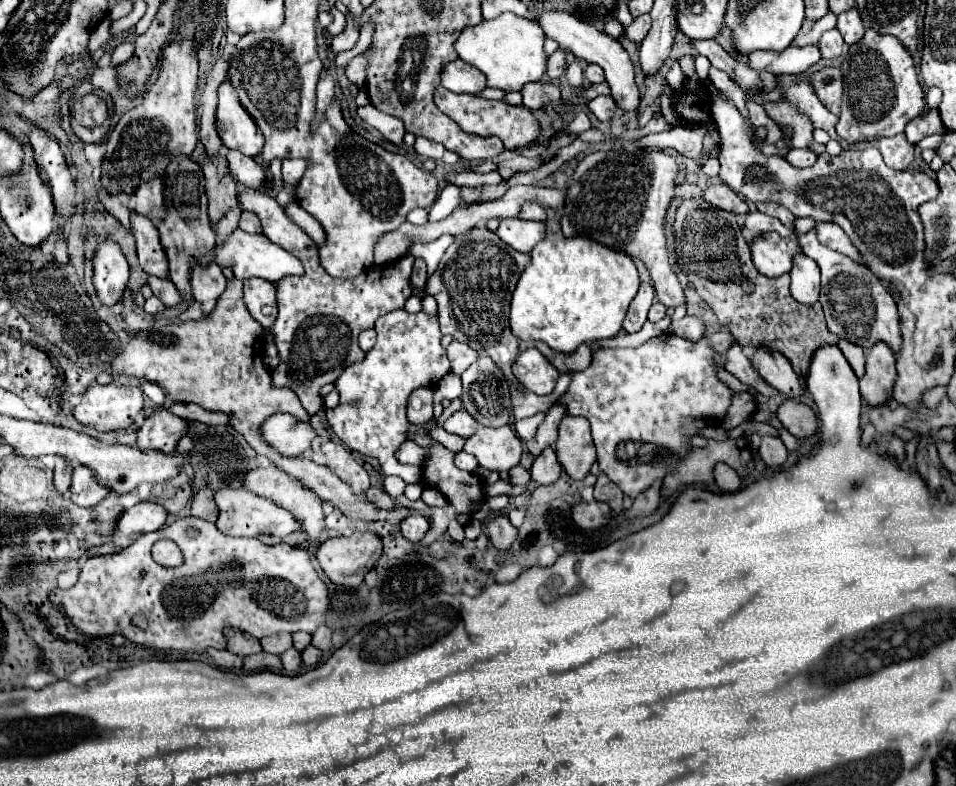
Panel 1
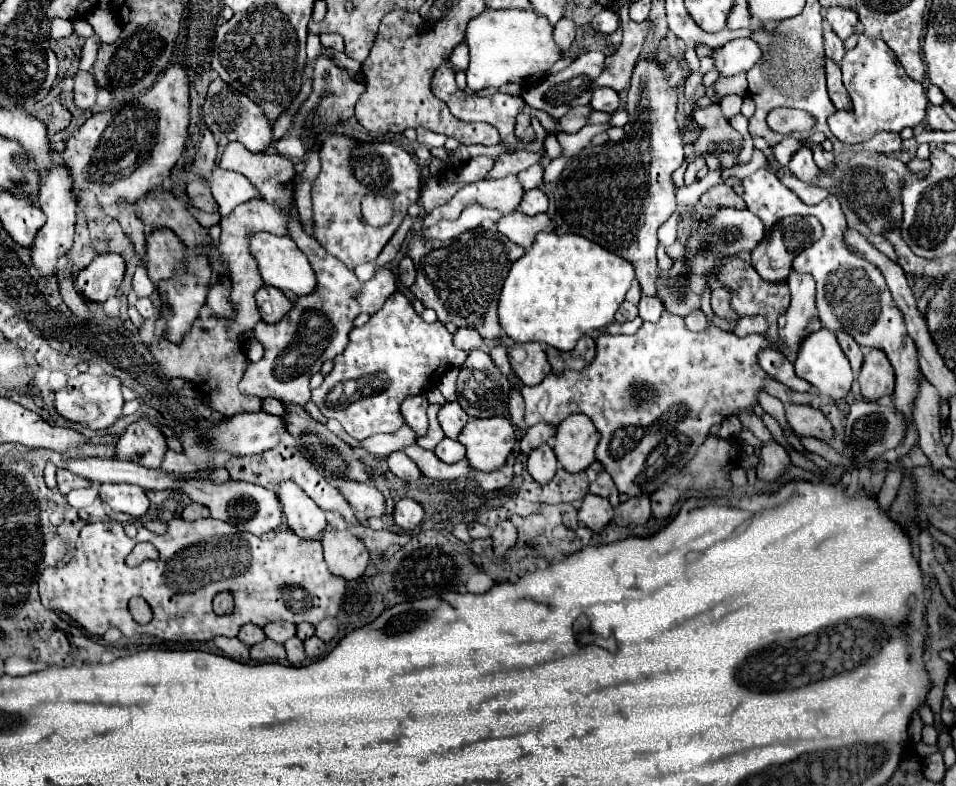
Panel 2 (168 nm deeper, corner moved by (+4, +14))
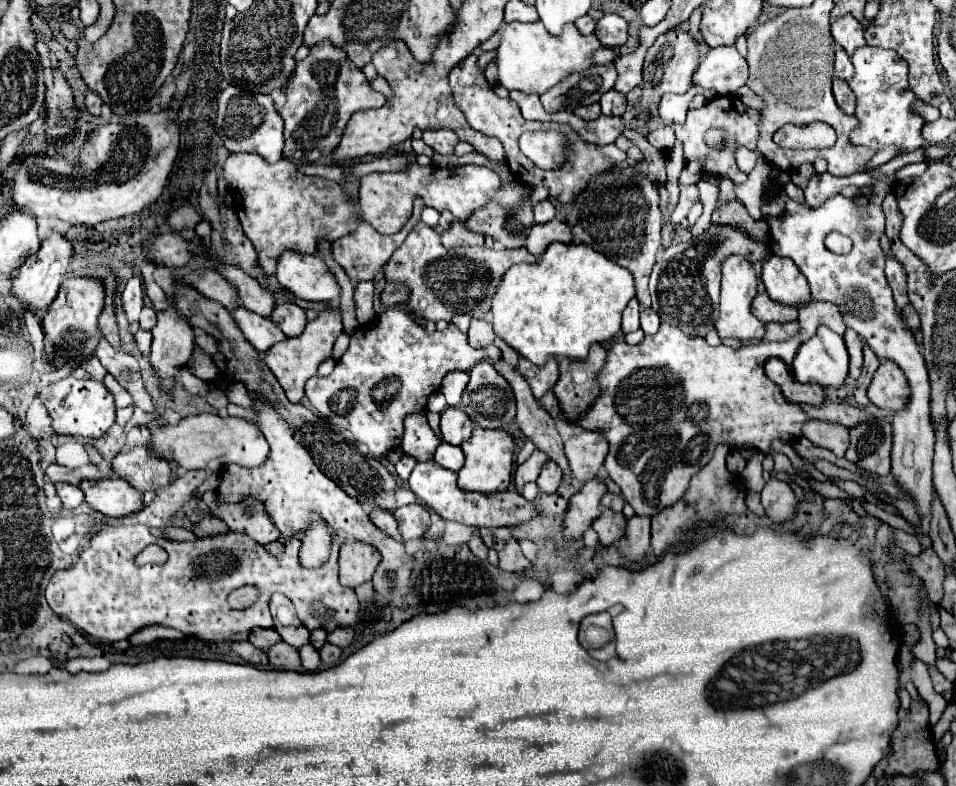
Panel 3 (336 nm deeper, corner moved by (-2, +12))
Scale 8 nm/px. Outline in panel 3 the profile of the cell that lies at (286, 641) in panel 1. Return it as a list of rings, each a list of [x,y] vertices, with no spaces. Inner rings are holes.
[[[273,595],[271,597],[271,613],[275,621],[275,631],[281,635],[281,639],[293,647],[303,647],[309,643],[309,631],[299,623],[295,615],[293,603],[285,595]]]

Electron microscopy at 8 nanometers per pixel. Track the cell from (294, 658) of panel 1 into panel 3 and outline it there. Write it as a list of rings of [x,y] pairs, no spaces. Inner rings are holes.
[[[309,643],[299,649],[299,655],[301,655],[301,665],[305,671],[317,671],[321,667],[319,651],[315,647],[311,647]]]

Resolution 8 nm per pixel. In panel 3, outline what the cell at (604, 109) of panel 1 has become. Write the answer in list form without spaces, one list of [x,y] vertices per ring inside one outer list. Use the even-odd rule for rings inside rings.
[[[615,89],[607,91],[603,97],[601,97],[601,109],[603,109],[603,115],[615,115],[615,117],[621,117],[627,109],[627,97]]]

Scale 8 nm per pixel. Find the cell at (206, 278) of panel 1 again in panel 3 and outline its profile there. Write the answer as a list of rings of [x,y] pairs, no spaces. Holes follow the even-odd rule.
[[[237,305],[233,309],[233,319],[237,323],[237,327],[243,331],[245,339],[259,351],[259,353],[265,353],[271,345],[279,343],[285,339],[283,331],[279,331],[279,327],[263,317],[263,315],[257,315],[249,309],[245,309],[243,305]]]

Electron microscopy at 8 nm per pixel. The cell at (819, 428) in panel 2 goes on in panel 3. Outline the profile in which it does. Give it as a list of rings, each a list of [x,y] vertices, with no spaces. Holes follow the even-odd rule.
[[[819,419],[805,421],[803,437],[807,437],[813,445],[833,451],[837,457],[843,457],[849,445],[849,429],[833,421],[819,421]]]

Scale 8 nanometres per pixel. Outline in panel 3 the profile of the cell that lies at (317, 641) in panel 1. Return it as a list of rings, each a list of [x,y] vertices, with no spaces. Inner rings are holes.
[[[339,627],[327,635],[327,641],[337,647],[347,647],[353,639],[353,627]]]

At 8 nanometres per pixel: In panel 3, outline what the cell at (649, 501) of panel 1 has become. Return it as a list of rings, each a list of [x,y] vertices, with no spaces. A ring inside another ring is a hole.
[[[641,515],[629,517],[625,535],[617,541],[619,551],[633,561],[641,561],[643,555],[647,553],[647,549],[651,547],[651,539],[649,539],[651,529],[649,527],[651,527],[651,517],[641,517]]]

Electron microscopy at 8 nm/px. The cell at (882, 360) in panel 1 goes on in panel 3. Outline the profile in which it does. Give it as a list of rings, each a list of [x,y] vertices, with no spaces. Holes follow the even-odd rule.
[[[881,361],[867,395],[869,401],[881,409],[903,409],[909,399],[909,385],[903,371],[893,361]]]

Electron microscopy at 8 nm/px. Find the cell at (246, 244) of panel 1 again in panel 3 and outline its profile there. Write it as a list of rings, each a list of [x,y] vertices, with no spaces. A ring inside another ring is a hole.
[[[283,251],[277,259],[277,281],[299,299],[311,303],[327,303],[339,299],[339,285],[327,265],[317,255],[299,251]]]

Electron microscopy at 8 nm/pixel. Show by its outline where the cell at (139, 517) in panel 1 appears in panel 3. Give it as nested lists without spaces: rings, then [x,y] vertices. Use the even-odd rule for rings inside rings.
[[[121,477],[95,483],[83,481],[79,487],[85,493],[87,503],[107,517],[127,517],[145,507],[143,491],[137,491]]]

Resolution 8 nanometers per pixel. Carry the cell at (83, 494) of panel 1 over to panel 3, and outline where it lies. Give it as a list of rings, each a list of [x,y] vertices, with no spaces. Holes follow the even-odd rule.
[[[57,483],[55,487],[57,487],[57,495],[63,501],[63,507],[67,507],[67,509],[75,509],[75,507],[79,507],[85,501],[85,495],[83,495],[83,491],[77,485]]]

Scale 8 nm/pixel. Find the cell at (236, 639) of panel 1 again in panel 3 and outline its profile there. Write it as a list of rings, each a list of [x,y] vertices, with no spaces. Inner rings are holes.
[[[257,627],[257,629],[251,631],[249,641],[251,641],[257,649],[267,651],[271,645],[275,645],[277,641],[281,641],[281,637],[279,637],[279,633],[277,633],[275,629],[259,629],[259,627]]]

